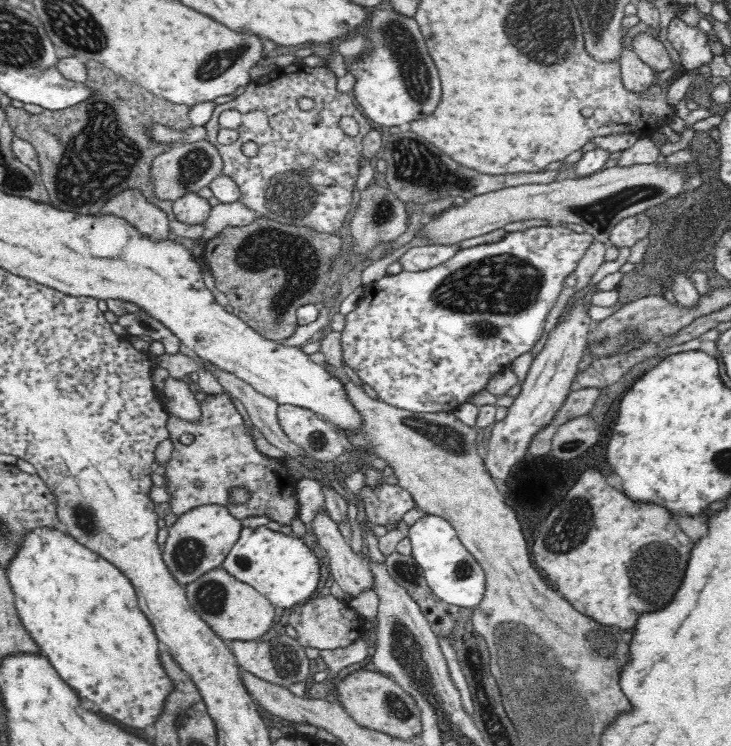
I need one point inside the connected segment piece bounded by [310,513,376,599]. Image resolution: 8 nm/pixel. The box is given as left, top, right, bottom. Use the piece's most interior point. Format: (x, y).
(352, 572)

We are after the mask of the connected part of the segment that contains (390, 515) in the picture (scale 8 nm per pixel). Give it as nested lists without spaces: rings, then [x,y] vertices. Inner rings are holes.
[[[382,484],[374,491],[363,487],[361,496],[367,521],[372,525],[394,524],[406,512],[417,508],[412,494],[398,484]]]

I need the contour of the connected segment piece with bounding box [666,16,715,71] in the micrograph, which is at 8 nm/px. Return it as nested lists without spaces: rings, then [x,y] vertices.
[[[678,16],[668,24],[668,42],[678,52],[684,70],[697,70],[712,62],[715,55],[706,34],[699,26],[690,26]]]

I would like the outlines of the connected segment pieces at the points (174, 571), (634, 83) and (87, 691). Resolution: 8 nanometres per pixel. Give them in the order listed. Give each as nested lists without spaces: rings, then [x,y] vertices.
[[[222,505],[197,507],[181,514],[176,522],[168,527],[168,537],[161,550],[170,575],[185,588],[194,580],[220,568],[242,529],[241,522]]]
[[[625,35],[622,36],[622,58],[619,60],[619,76],[622,86],[634,95],[647,94],[657,82],[655,70],[643,63],[634,50],[626,43]]]
[[[51,528],[30,532],[7,571],[21,623],[60,678],[78,698],[90,700],[96,712],[132,730],[155,728],[166,710],[174,681],[162,667],[161,642],[153,624],[141,611],[134,587],[107,560],[78,544],[70,534]]]

